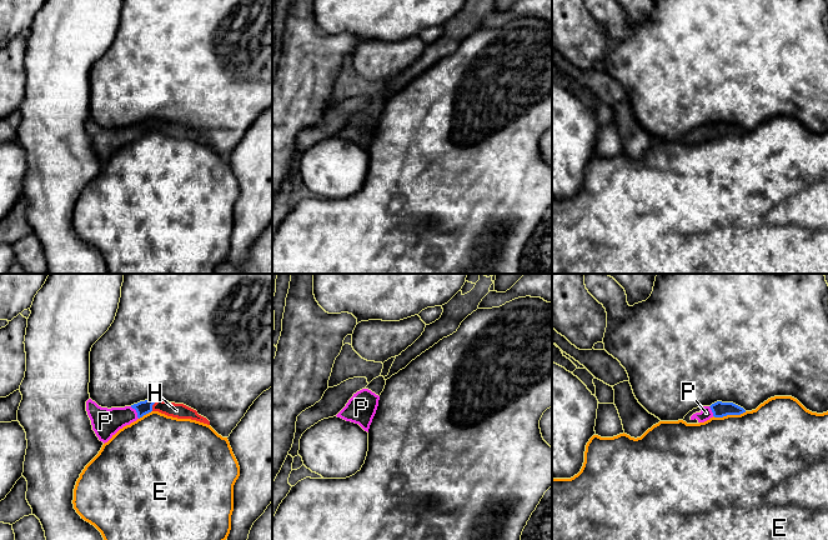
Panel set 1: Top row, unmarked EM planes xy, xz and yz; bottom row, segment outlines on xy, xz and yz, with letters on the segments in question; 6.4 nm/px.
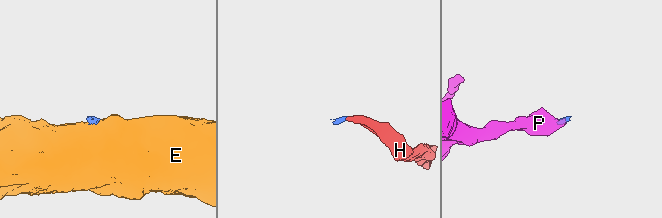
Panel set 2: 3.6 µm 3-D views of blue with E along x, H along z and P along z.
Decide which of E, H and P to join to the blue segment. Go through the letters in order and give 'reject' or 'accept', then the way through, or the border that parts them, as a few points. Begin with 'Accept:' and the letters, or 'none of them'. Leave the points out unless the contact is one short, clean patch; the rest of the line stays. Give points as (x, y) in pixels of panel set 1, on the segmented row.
Accept: H, P
E: reject | along yz (746, 411), (713, 416)
H: accept | across xy (142, 408), (152, 404), (176, 410)
P: accept | across xy (142, 408), (136, 411), (105, 421)

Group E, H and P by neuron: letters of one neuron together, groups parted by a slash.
E / H P

